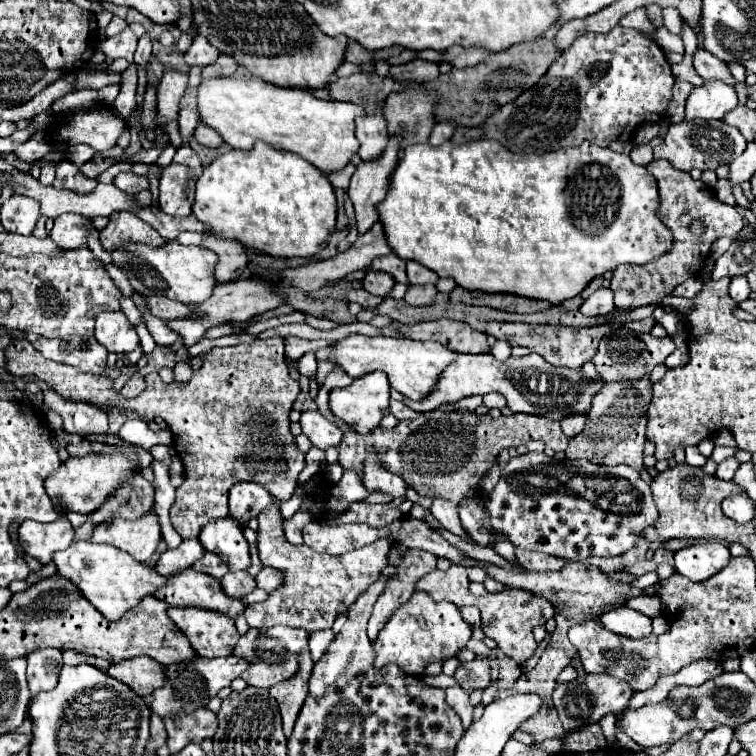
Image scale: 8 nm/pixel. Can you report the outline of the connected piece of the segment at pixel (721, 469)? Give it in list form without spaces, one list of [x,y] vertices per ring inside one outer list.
[[[725,459],[723,463],[717,465],[717,471],[715,471],[715,477],[717,479],[733,479],[735,471],[737,471],[739,463],[735,459]]]

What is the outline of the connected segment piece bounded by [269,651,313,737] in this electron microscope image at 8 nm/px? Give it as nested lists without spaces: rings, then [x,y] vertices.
[[[303,651],[299,655],[299,663],[301,663],[301,669],[299,669],[299,673],[293,679],[283,681],[279,685],[273,685],[269,689],[271,697],[279,703],[285,737],[291,737],[295,719],[297,719],[297,715],[301,711],[301,705],[303,705],[303,701],[307,697],[307,681],[309,681],[311,669],[313,669],[313,661],[311,661],[309,651]]]

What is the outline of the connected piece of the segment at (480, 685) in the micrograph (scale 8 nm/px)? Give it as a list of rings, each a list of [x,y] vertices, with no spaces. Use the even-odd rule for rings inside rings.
[[[473,659],[469,663],[461,663],[455,671],[455,679],[465,691],[487,689],[491,685],[491,667],[487,659]]]

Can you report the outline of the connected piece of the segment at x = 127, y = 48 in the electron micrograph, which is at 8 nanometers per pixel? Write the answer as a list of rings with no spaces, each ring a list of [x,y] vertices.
[[[127,27],[125,31],[121,31],[119,35],[105,39],[101,43],[101,51],[109,57],[109,59],[119,59],[125,57],[127,61],[133,61],[133,53],[137,49],[137,37],[135,33]]]

